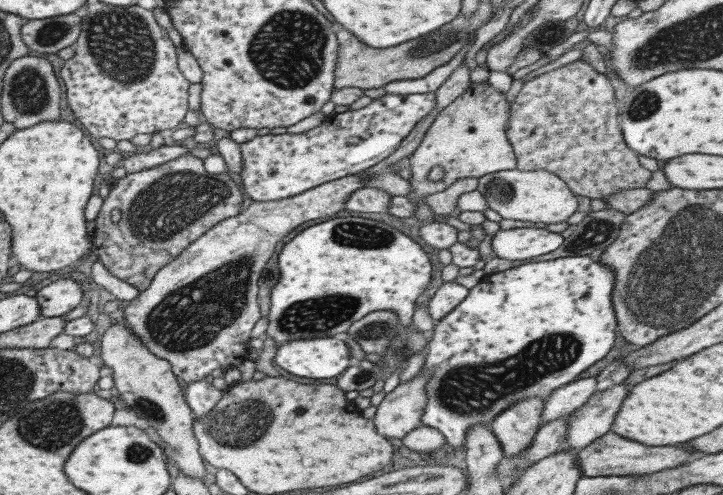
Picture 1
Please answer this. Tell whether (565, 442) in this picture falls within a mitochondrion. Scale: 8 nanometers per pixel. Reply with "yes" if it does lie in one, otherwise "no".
no

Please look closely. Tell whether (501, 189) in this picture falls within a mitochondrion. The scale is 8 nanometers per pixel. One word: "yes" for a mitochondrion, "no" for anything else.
yes

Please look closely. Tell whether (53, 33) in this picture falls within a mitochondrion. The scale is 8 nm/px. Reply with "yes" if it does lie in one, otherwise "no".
yes

